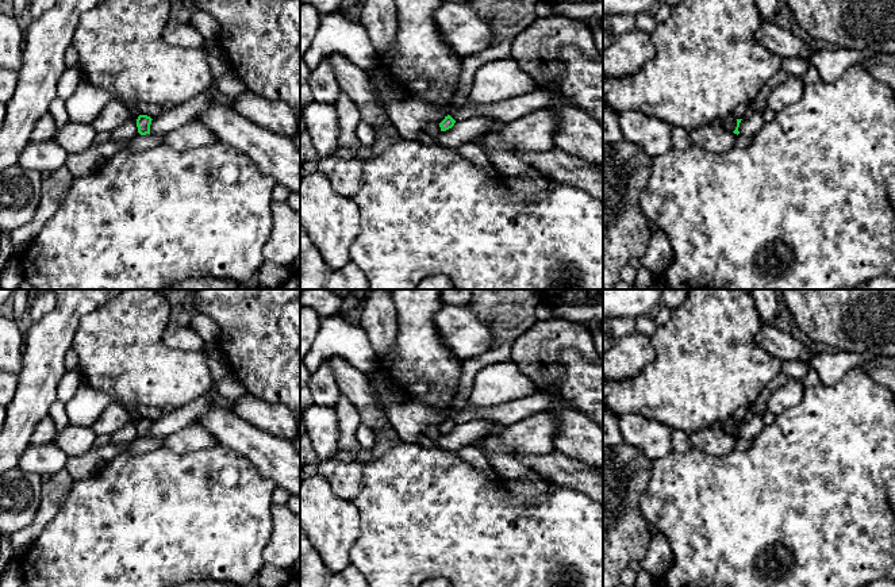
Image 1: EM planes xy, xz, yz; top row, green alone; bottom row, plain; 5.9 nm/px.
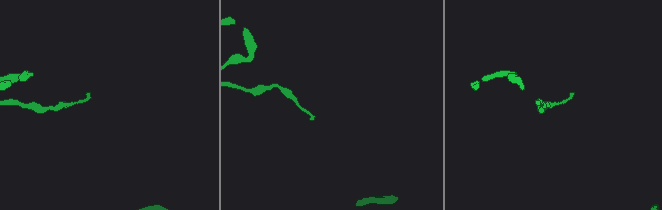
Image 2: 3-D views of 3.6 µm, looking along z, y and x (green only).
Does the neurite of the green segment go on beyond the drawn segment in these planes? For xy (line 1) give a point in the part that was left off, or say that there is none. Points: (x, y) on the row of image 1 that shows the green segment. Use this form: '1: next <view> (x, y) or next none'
1: next none

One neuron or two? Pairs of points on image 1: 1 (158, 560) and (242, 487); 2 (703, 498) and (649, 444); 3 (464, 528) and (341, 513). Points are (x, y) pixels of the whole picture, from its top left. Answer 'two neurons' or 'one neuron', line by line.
1: one neuron
2: two neurons
3: two neurons

